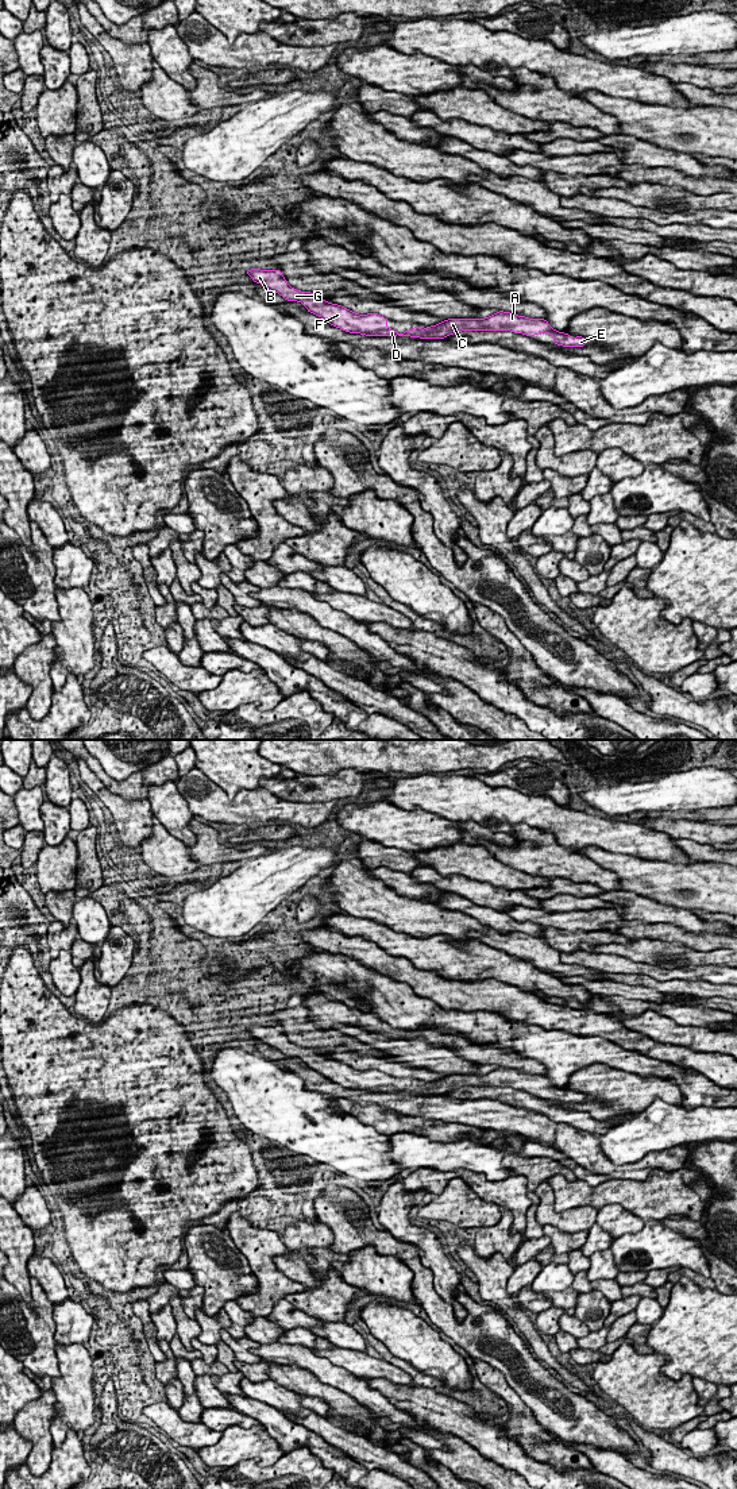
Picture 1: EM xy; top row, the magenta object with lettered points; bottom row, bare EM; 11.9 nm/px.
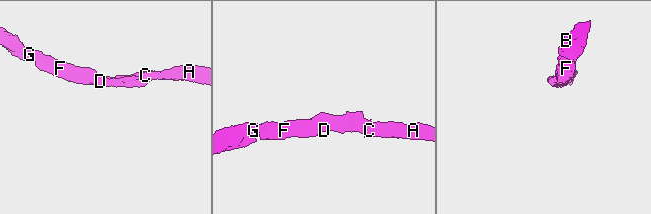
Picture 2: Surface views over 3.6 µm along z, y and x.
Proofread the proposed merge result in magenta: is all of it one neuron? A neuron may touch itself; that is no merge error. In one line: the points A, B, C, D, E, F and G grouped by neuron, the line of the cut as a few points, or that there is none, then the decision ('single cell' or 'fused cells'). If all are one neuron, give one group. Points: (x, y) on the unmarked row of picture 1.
A B C D E F G | no cut | single cell

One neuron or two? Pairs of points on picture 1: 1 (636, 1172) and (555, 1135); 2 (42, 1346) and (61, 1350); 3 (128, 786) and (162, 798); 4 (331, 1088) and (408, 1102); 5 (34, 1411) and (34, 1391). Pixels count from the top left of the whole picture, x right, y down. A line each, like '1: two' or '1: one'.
1: one
2: two
3: two
4: one
5: two

